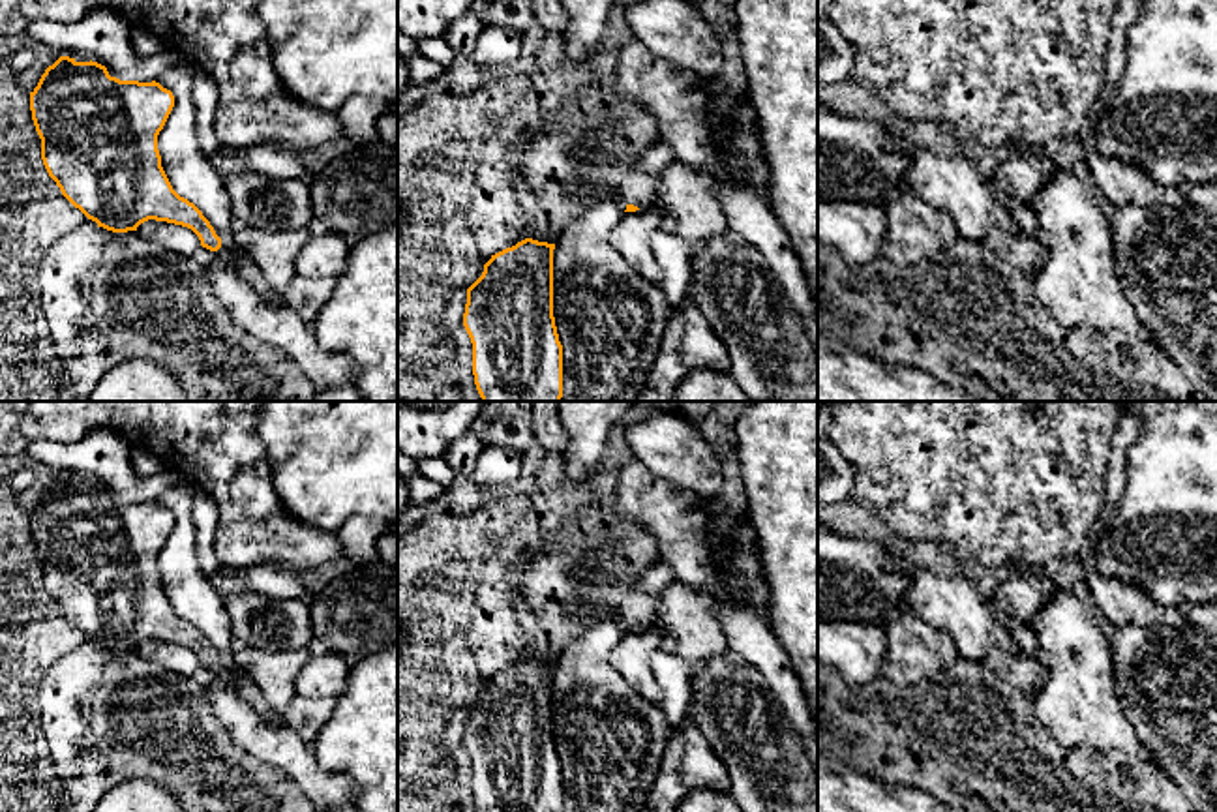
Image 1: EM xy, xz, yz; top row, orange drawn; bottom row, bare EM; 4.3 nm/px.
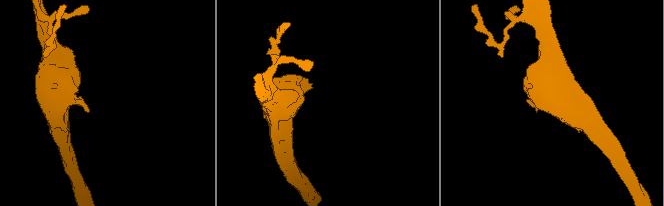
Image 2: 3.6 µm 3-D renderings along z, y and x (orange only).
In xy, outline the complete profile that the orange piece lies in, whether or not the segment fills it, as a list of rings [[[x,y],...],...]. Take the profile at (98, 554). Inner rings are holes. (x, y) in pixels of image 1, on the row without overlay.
[[[60,476],[30,512],[30,531],[41,559],[41,579],[62,615],[88,639],[113,653],[137,651],[148,639],[191,649],[201,666],[218,671],[221,658],[203,632],[180,617],[163,587],[158,555],[174,516],[159,503],[120,501],[98,482]]]

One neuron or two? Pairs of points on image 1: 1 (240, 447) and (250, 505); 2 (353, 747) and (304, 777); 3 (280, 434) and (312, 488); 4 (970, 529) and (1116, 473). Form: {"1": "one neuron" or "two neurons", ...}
{"1": "one neuron", "2": "two neurons", "3": "one neuron", "4": "two neurons"}

